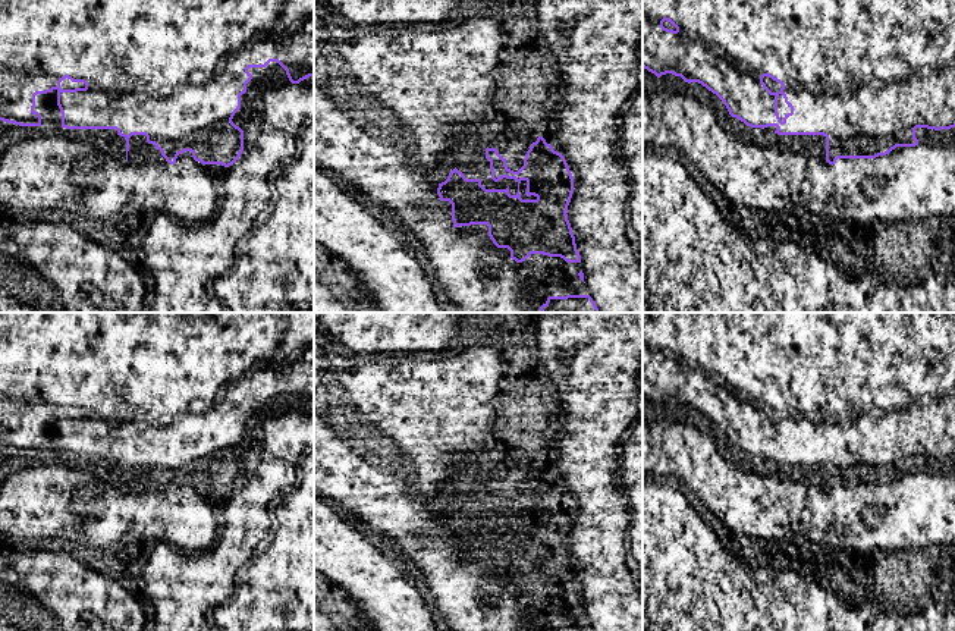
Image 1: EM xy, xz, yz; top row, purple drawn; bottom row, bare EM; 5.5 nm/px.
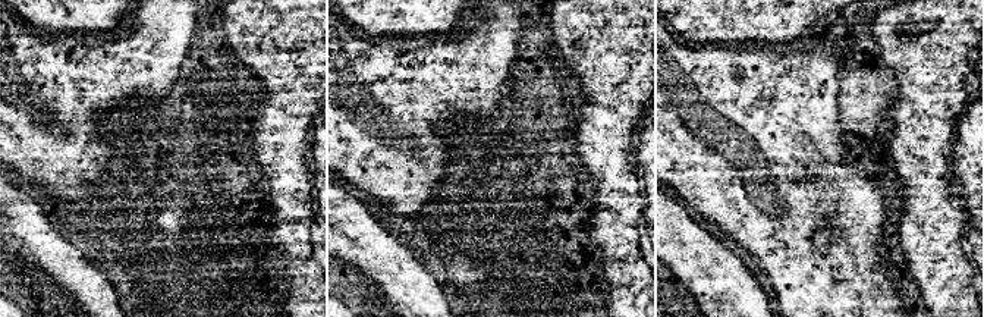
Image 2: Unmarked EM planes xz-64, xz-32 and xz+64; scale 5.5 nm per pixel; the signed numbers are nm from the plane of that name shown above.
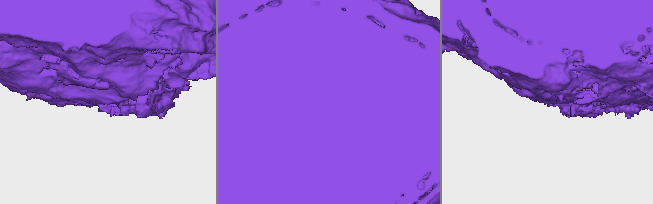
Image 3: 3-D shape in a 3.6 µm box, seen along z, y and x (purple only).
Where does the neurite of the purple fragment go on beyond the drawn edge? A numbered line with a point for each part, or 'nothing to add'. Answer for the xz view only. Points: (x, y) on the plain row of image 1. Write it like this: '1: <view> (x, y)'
nothing to add

